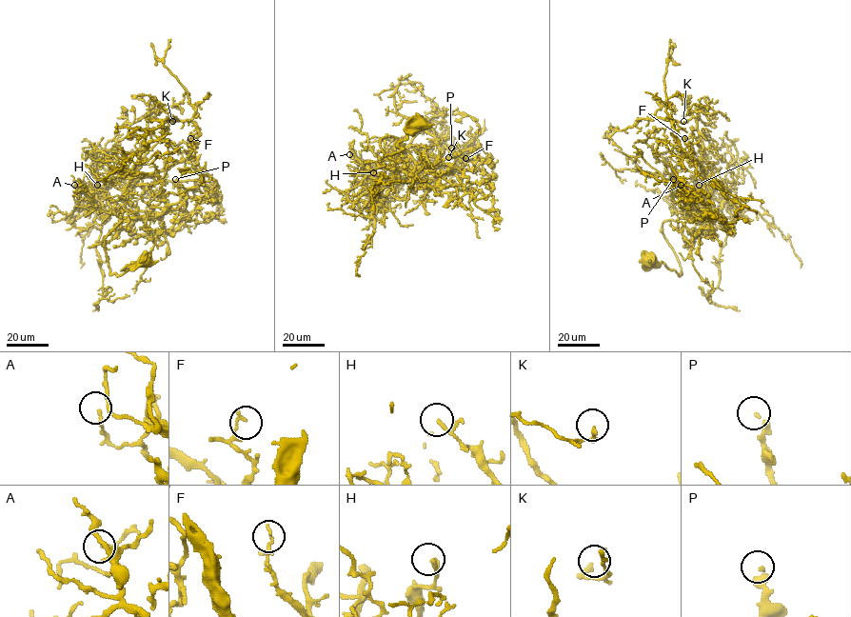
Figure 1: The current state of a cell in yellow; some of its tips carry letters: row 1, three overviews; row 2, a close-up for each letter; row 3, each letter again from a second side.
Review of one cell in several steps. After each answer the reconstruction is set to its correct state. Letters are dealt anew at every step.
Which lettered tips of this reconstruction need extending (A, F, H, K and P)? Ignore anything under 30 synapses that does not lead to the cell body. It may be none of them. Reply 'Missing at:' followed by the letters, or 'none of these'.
Missing at: P

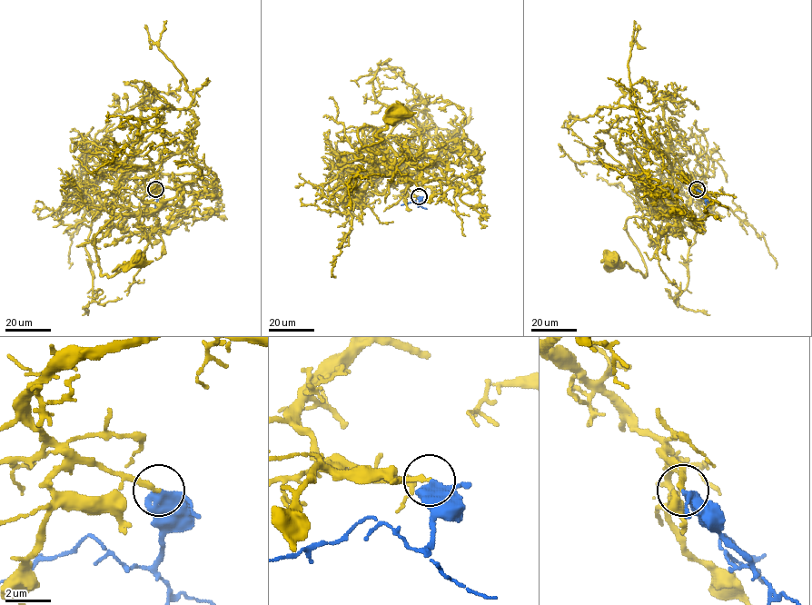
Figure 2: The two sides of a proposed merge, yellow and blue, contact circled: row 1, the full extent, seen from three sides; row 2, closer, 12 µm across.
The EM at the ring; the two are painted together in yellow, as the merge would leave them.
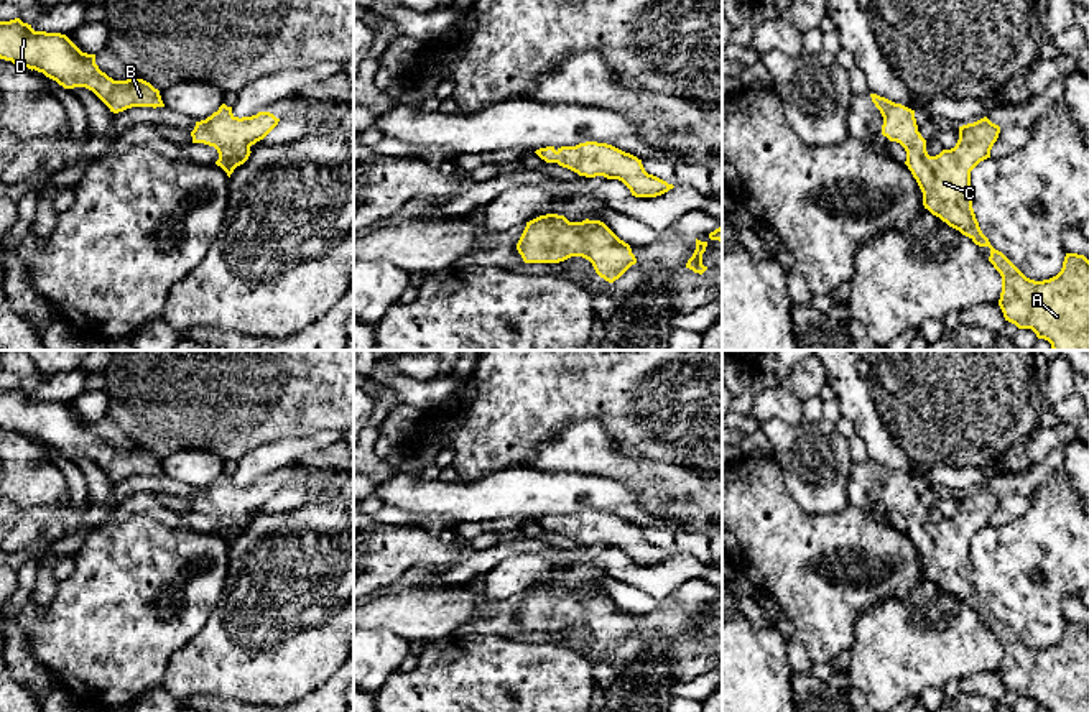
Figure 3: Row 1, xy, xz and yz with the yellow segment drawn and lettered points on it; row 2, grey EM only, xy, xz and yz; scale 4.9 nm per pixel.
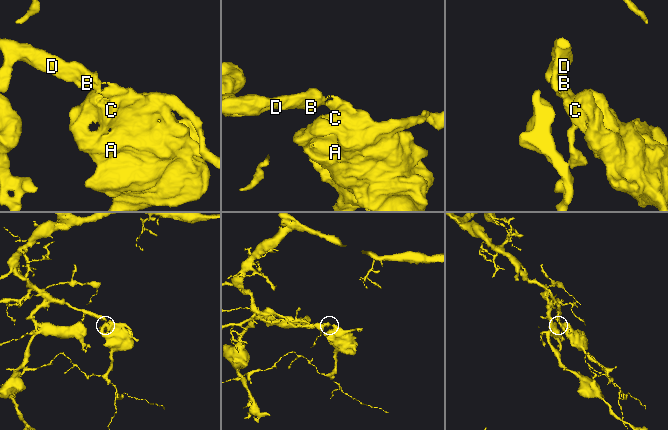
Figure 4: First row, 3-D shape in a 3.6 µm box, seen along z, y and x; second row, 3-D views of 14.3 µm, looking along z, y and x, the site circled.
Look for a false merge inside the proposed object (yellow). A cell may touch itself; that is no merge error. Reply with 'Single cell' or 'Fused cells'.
Single cell

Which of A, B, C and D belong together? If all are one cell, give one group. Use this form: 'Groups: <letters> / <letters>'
Groups: A B C D

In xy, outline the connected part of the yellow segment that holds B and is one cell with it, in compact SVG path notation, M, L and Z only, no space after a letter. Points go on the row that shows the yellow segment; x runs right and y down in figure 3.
M20 18L0 21L0 59L43 72L64 89L92 90L114 113L132 107L165 107L160 90L137 77L114 81L66 35L35 31Z

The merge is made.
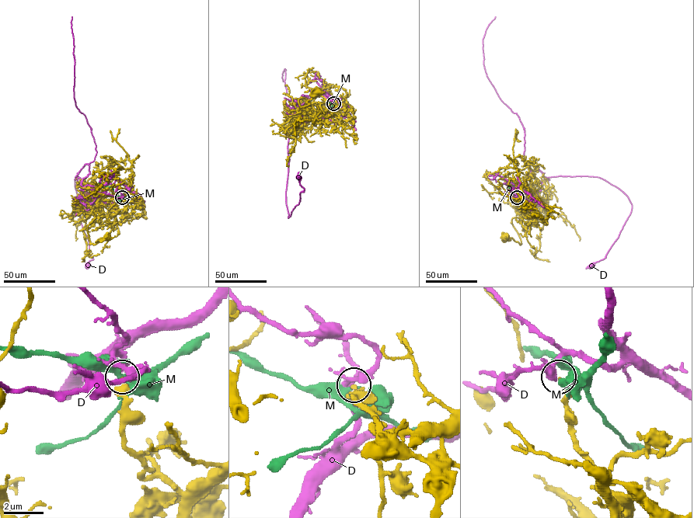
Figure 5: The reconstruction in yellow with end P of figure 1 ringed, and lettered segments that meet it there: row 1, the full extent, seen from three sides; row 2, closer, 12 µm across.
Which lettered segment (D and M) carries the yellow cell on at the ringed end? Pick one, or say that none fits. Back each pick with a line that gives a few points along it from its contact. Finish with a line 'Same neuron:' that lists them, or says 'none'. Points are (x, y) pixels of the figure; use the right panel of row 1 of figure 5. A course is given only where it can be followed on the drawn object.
Same neuron: none

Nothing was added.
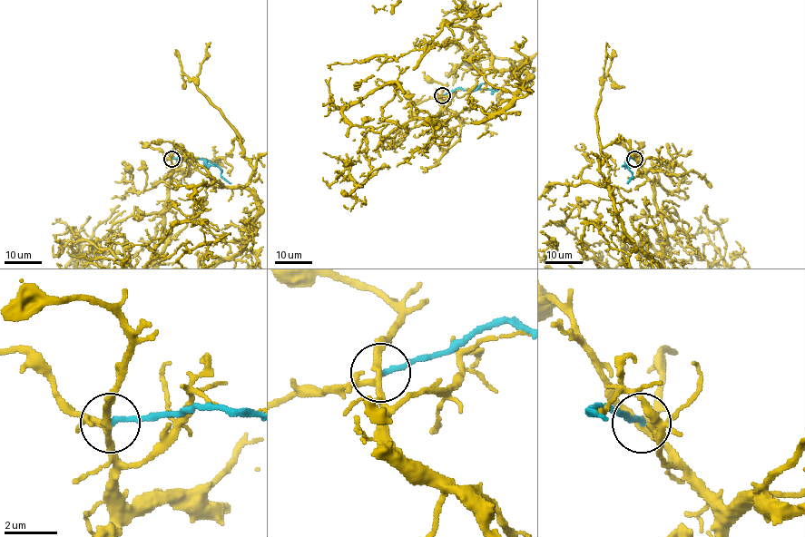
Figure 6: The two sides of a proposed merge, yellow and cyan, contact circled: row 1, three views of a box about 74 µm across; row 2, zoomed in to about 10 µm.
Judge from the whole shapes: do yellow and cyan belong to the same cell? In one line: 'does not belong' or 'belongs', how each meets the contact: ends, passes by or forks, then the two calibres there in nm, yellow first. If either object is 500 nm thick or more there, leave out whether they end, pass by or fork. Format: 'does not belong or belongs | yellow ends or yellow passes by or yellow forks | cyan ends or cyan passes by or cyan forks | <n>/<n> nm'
does not belong | yellow forks | cyan ends | 220/180 nm

